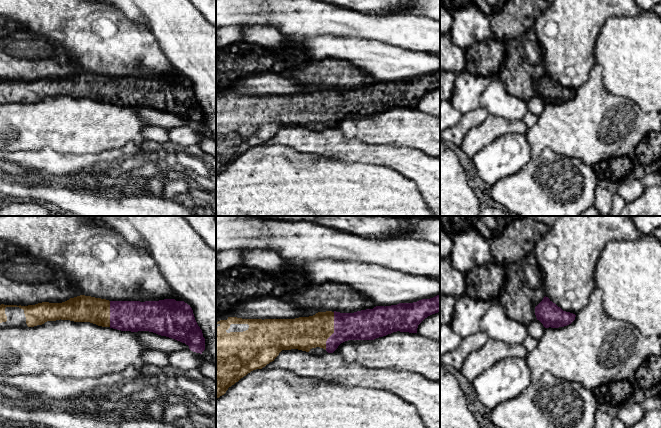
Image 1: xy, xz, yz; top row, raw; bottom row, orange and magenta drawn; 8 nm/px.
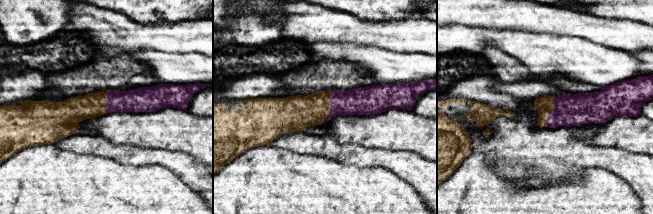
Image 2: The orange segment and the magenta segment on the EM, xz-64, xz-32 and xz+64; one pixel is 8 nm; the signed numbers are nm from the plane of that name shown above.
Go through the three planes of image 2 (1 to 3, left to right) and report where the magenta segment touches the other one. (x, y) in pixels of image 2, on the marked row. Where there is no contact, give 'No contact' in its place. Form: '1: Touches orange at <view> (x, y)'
1: Touches orange at xz-64 (106, 102)
2: Touches orange at xz-32 (330, 106)
3: Touches orange at xz+64 (550, 112)

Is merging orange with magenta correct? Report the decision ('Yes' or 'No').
Yes

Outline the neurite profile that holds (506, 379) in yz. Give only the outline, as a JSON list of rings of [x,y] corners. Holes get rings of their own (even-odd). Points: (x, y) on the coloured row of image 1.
[[[508,358],[492,365],[471,383],[479,401],[492,410],[501,402],[519,396],[531,383],[531,375],[525,358]]]

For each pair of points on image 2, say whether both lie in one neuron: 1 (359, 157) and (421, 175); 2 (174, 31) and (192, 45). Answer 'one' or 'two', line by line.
1: one
2: one

